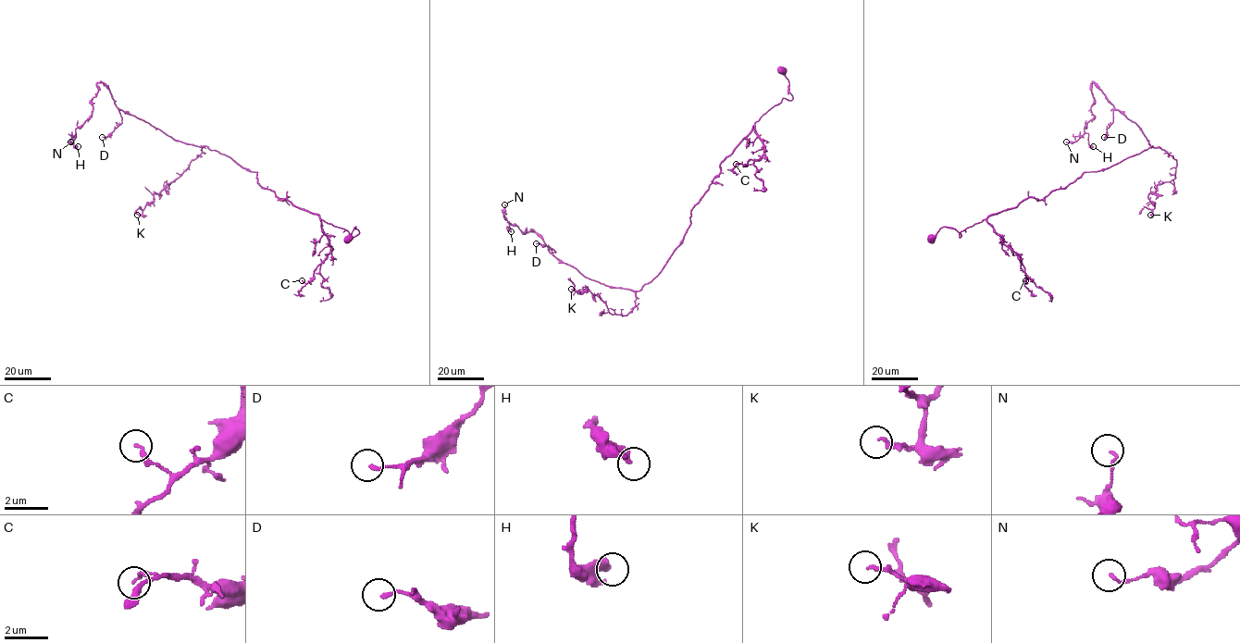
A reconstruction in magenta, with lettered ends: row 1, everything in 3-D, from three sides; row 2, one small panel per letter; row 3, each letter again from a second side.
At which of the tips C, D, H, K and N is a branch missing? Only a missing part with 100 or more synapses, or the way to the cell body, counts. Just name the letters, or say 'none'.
none

